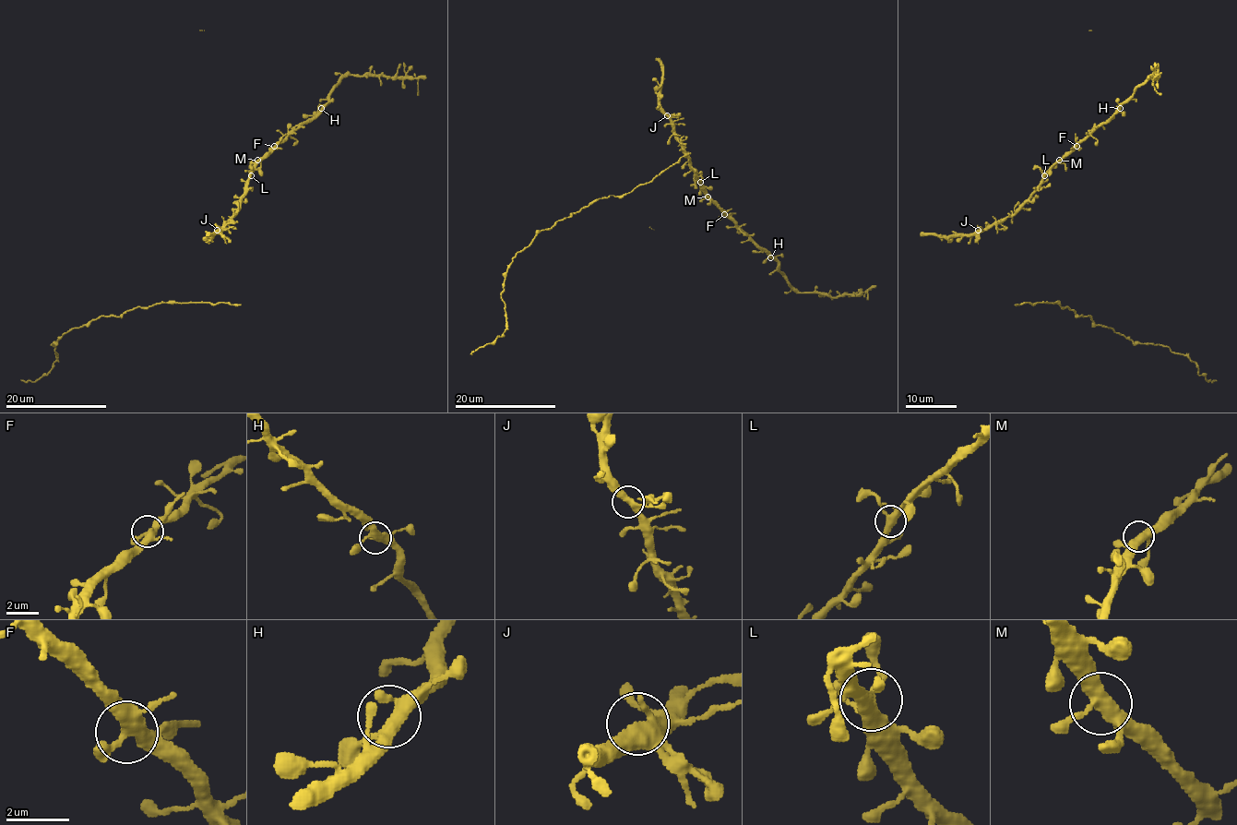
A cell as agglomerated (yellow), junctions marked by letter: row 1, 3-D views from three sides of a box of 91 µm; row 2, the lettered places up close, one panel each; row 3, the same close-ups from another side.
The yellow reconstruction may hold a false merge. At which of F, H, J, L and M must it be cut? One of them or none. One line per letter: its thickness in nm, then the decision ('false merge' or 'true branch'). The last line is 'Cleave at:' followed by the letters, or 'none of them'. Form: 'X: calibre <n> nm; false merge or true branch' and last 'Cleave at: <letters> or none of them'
F: calibre 400 nm; true branch
H: calibre 360 nm; true branch
J: calibre 400 nm; true branch
L: calibre 360 nm; true branch
M: calibre 380 nm; true branch
Cleave at: none of them

